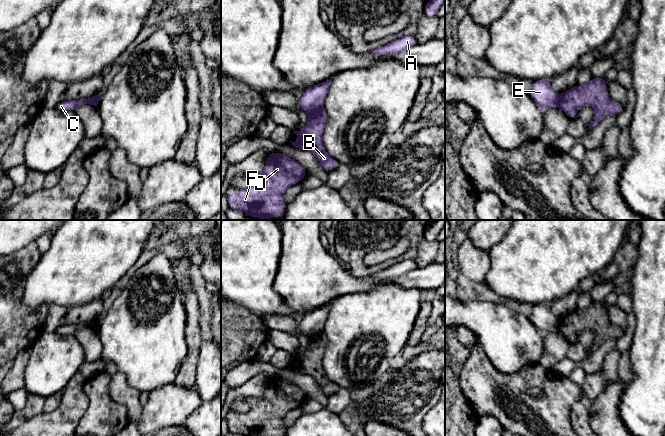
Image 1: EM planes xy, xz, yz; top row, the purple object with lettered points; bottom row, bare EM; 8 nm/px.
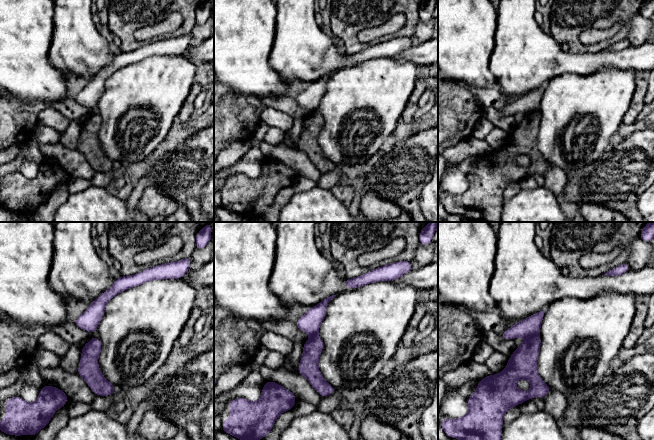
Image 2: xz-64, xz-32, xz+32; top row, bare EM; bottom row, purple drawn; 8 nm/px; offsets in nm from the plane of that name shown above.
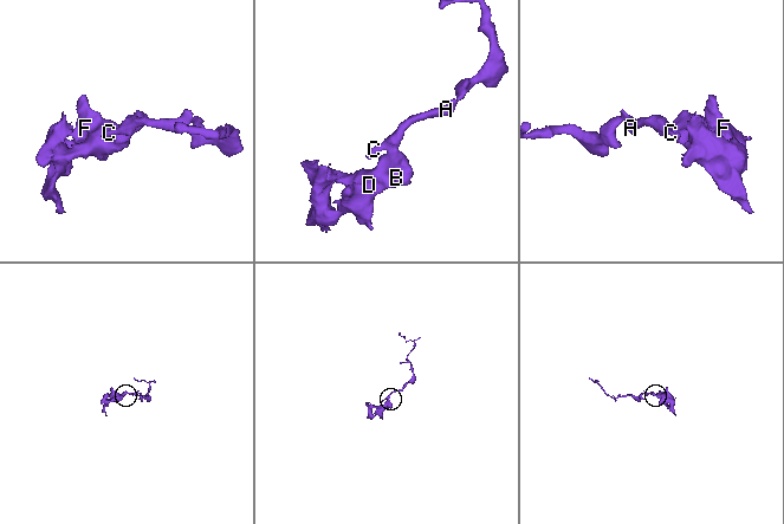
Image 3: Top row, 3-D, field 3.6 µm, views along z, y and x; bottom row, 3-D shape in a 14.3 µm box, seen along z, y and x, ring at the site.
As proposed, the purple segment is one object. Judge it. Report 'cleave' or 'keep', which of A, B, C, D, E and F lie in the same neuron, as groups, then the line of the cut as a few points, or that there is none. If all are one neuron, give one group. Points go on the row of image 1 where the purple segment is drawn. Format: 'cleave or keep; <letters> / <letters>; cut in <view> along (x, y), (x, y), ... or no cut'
cleave; A C E / B D F; cut in xz along (322, 107), (310, 112)

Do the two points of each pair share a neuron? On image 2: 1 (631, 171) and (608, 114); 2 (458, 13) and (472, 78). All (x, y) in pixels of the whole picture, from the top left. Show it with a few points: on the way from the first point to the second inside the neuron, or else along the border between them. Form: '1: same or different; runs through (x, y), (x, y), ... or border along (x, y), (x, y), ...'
1: different; border along (609, 146), (592, 162)
2: same; runs through (458, 29), (458, 43), (467, 62)

